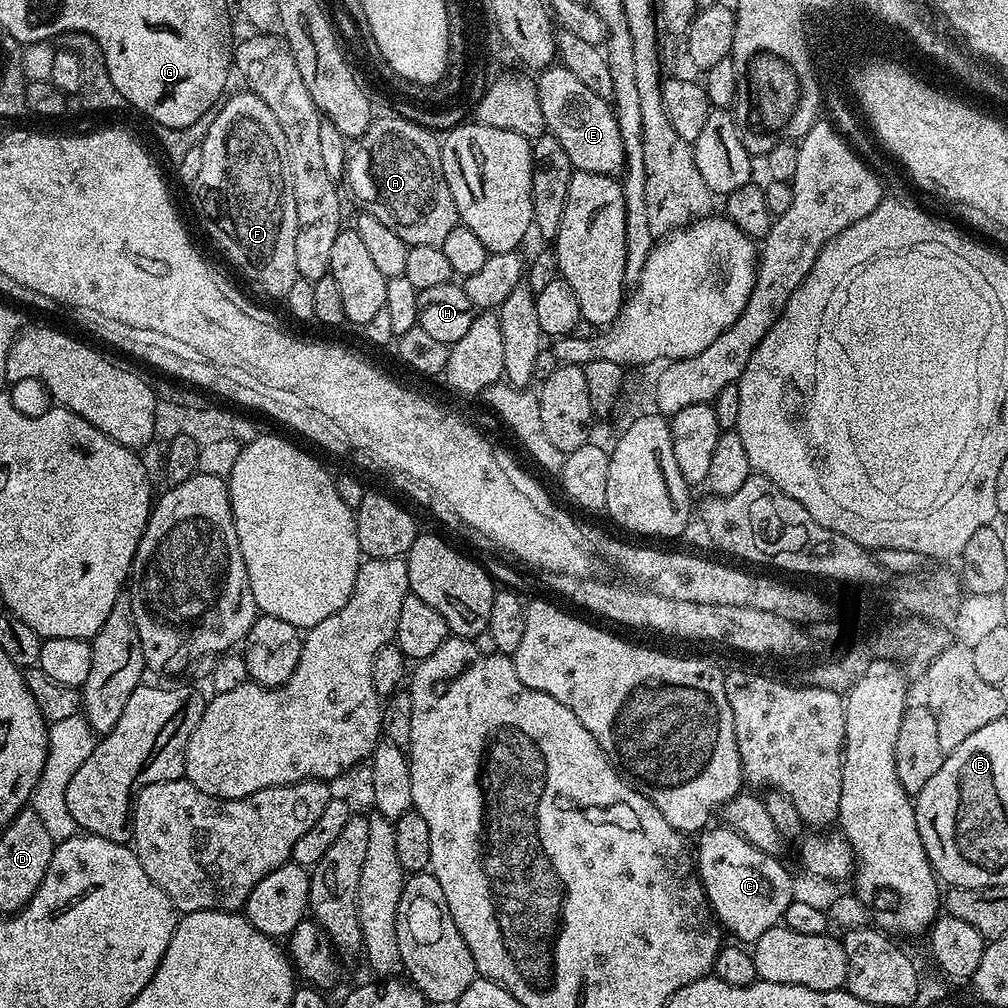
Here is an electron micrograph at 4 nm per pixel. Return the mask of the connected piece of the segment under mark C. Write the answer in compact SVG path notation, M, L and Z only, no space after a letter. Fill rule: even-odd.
M712 826L699 833L700 845L694 848L696 871L721 929L733 932L737 941L754 942L783 921L786 906L794 898L792 880L780 856L758 850L758 846L739 836L733 828L719 827Z

